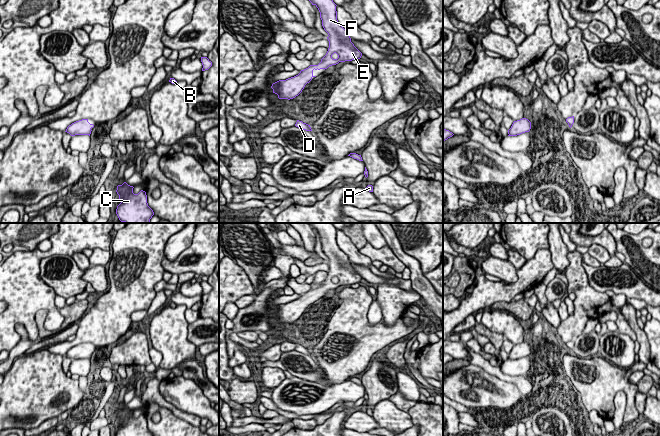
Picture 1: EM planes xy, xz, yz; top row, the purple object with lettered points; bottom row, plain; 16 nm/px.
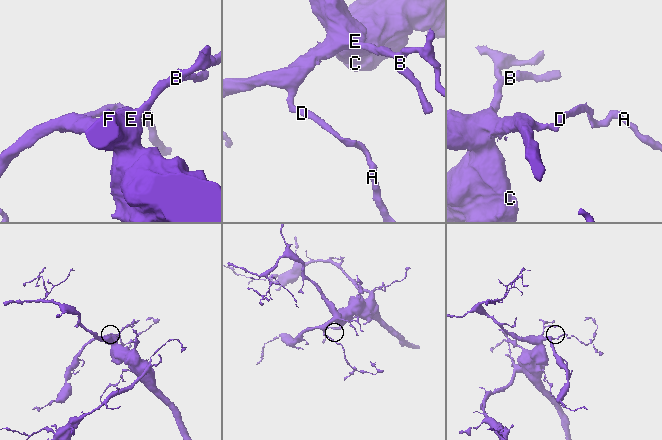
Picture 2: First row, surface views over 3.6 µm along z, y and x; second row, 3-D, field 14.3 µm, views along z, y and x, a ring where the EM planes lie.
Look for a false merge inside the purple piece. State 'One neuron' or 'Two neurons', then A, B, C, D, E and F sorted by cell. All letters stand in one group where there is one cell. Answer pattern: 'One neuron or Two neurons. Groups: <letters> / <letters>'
One neuron. Groups: A B C D E F

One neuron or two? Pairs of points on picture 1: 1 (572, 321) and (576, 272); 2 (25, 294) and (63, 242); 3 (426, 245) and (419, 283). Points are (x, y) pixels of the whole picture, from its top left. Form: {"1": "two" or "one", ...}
{"1": "one", "2": "one", "3": "two"}

